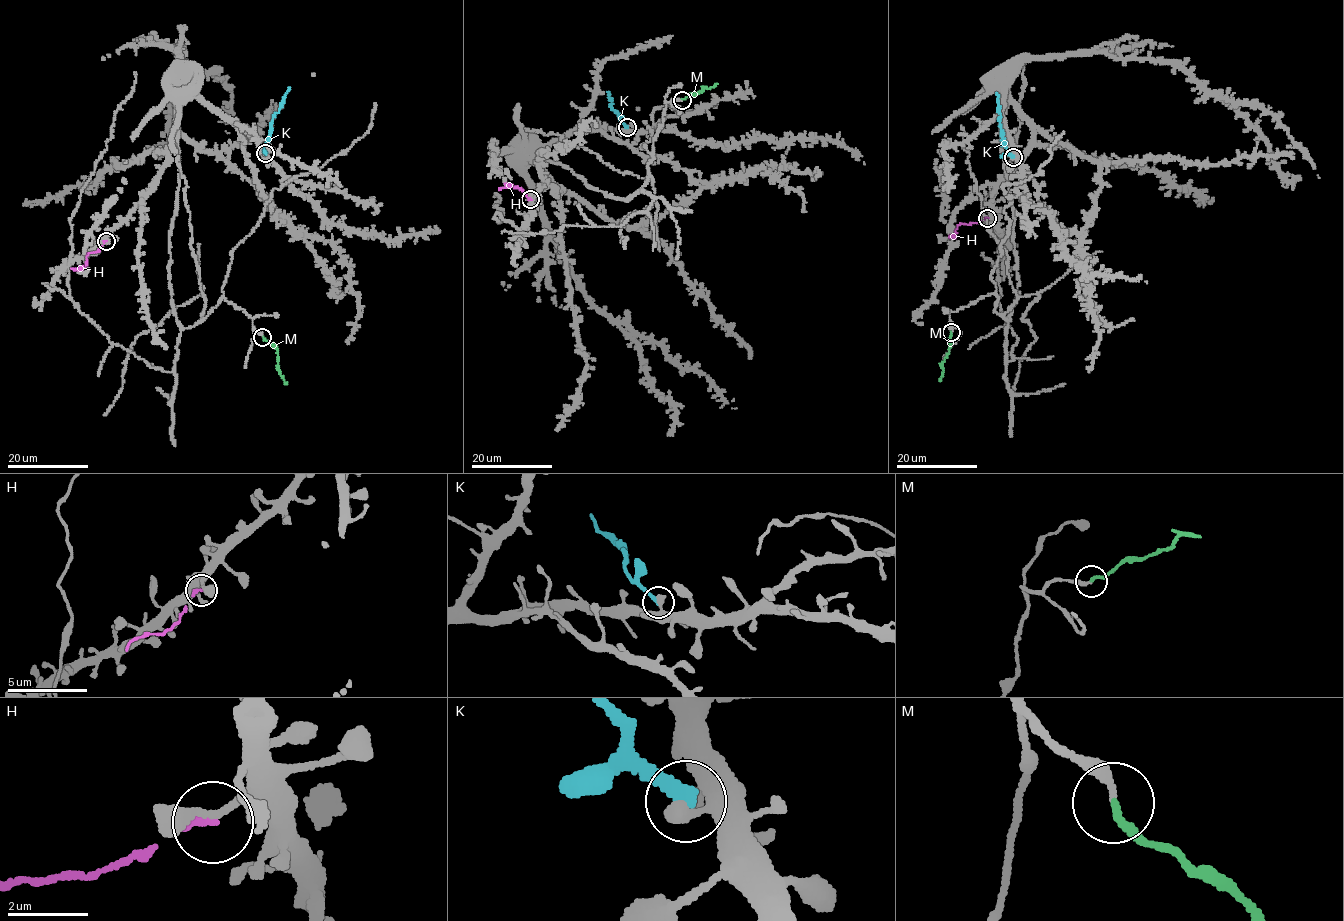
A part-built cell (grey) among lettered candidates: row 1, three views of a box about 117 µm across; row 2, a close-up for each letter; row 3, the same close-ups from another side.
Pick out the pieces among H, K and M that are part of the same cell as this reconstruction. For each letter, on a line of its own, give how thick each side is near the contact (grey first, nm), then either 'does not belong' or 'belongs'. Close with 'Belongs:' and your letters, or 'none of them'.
H: calibres 180 and 200 nm; does not belong
K: calibres 400 and 320 nm; does not belong
M: calibres 220 and 190 nm; belongs
Belongs: M

